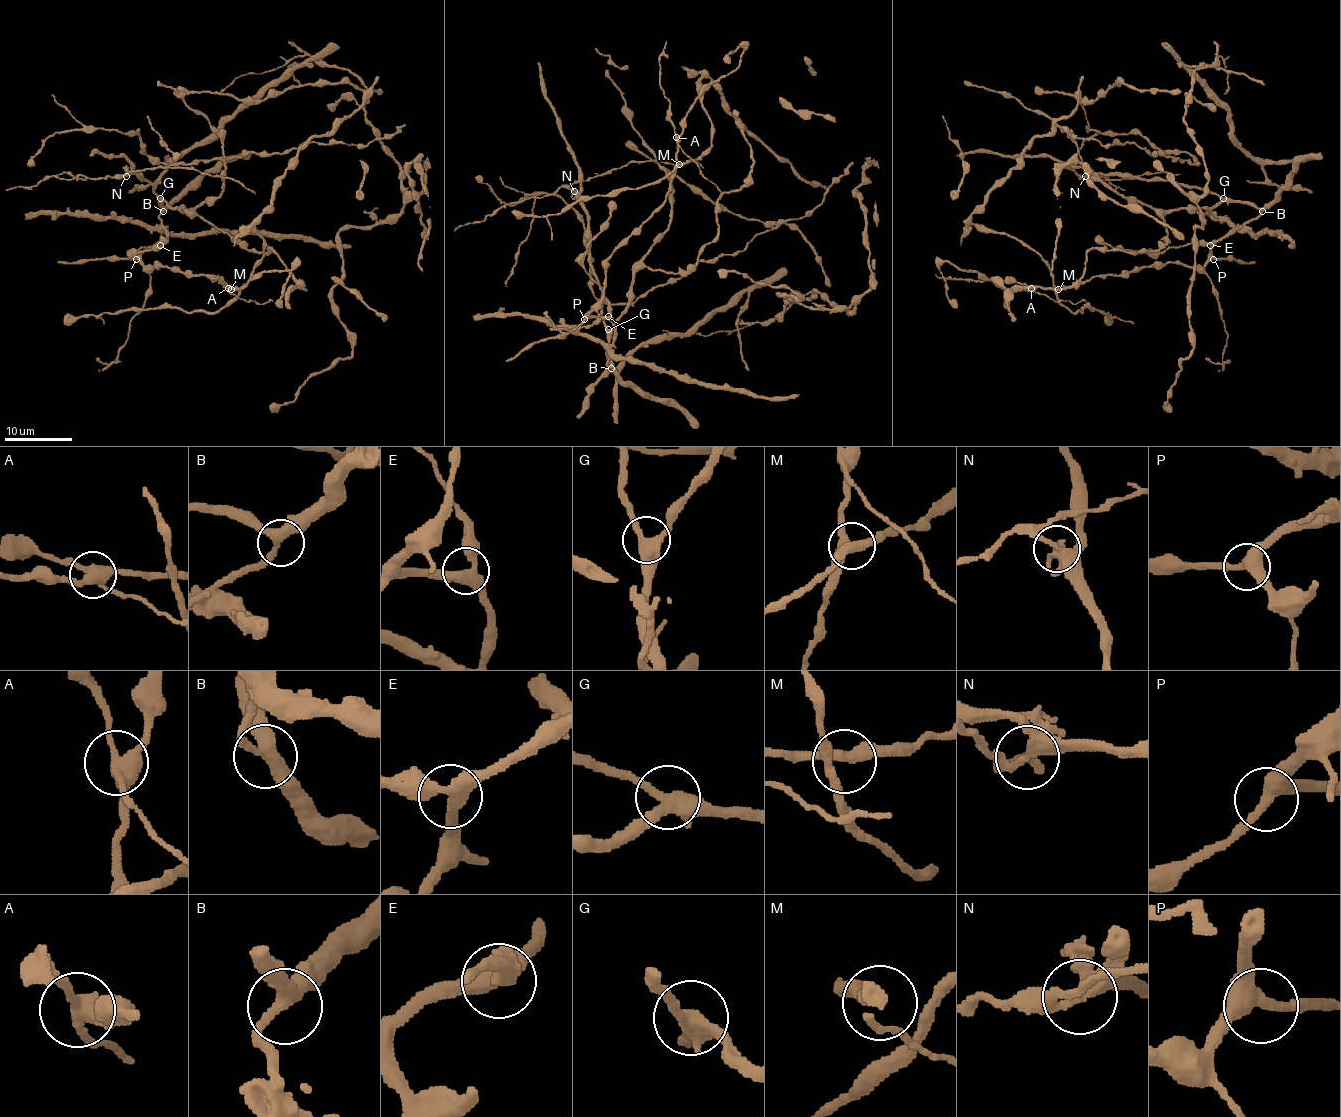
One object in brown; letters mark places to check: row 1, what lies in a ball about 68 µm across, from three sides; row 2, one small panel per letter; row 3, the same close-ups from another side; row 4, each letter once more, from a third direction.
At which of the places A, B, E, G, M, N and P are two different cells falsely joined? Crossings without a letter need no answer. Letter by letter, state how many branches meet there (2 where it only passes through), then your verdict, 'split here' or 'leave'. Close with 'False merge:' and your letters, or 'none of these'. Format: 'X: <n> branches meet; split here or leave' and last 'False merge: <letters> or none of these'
A: 4 branches meet; split here
B: 3 branches meet; leave
E: 3 branches meet; leave
G: 3 branches meet; leave
M: 3 branches meet; leave
N: 3 branches meet; split here
P: 3 branches meet; leave
False merge: A, N

